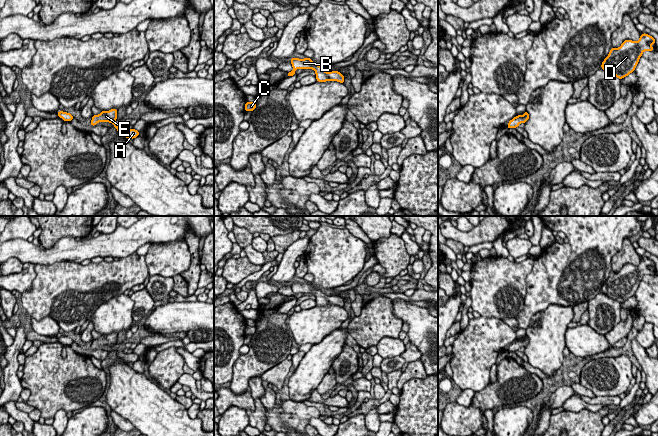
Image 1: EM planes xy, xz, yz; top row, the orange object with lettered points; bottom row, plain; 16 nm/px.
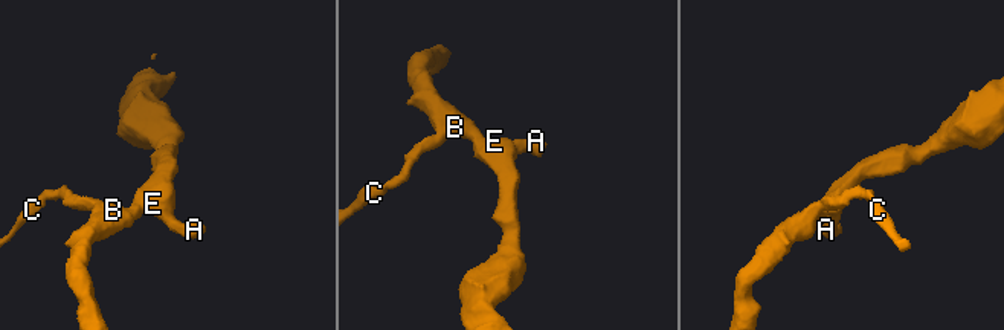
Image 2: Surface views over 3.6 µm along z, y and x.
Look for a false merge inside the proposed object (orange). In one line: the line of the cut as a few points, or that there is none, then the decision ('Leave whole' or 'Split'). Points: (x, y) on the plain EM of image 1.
No split. Leave whole

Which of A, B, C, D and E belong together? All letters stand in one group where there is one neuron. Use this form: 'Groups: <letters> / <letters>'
Groups: A B C D E

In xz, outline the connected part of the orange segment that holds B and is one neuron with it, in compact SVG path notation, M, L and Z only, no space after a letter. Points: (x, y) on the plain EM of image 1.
M305 281L303 284L299 282L290 283L293 294L288 296L288 300L293 300L297 293L312 293L316 297L316 303L318 306L326 306L326 305L337 305L340 307L344 307L344 300L338 295L327 296L322 293L322 291L316 287L314 287L310 282Z

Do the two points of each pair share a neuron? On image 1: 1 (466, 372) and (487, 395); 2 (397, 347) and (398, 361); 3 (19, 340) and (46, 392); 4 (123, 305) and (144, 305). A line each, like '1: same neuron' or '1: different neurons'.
1: different neurons
2: different neurons
3: different neurons
4: different neurons

